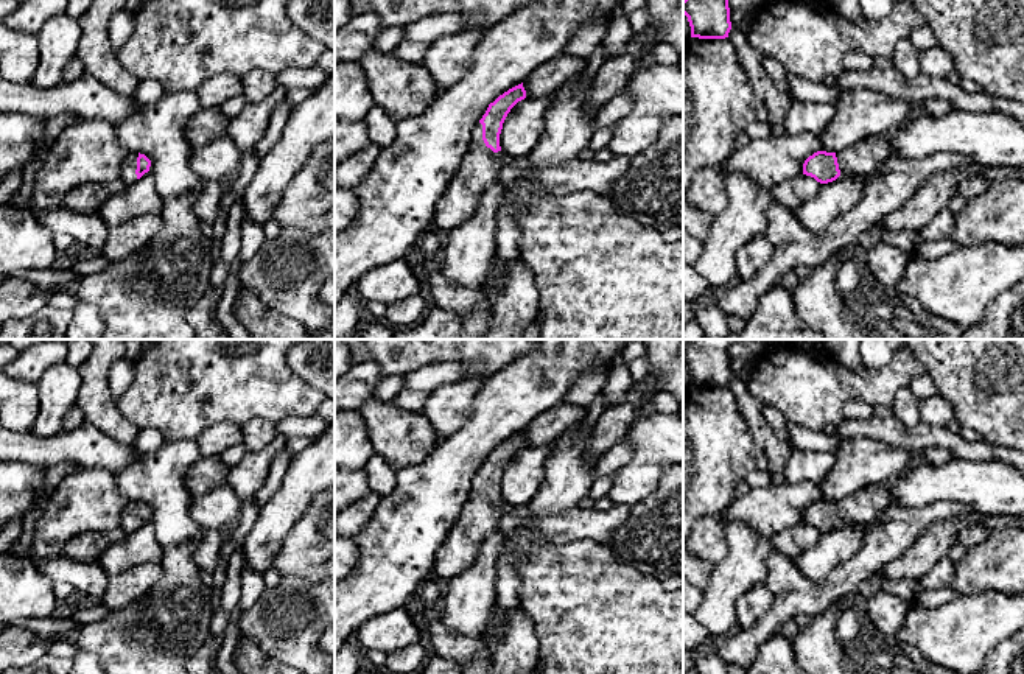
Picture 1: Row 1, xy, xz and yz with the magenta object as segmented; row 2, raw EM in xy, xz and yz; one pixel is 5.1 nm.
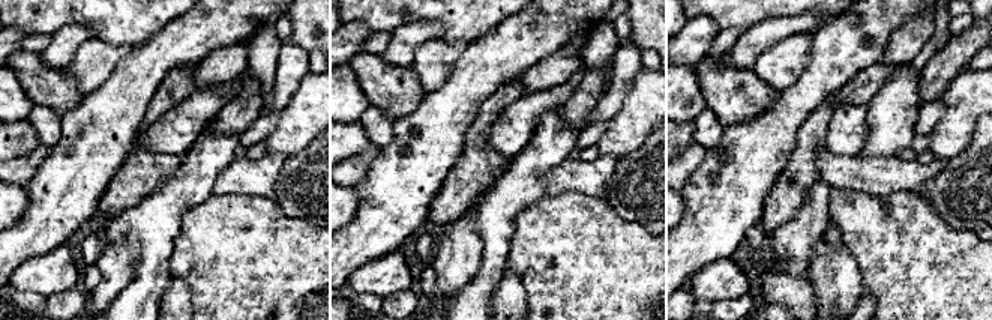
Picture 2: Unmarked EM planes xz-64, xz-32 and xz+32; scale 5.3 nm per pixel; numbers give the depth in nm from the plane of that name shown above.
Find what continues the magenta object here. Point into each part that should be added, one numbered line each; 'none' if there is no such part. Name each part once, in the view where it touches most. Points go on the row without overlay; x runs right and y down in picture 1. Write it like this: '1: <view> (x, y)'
1: xz (480, 517)

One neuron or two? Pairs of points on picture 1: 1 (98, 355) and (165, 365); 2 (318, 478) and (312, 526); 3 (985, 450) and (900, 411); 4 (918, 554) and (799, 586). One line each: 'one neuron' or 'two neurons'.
1: two neurons
2: two neurons
3: two neurons
4: two neurons

